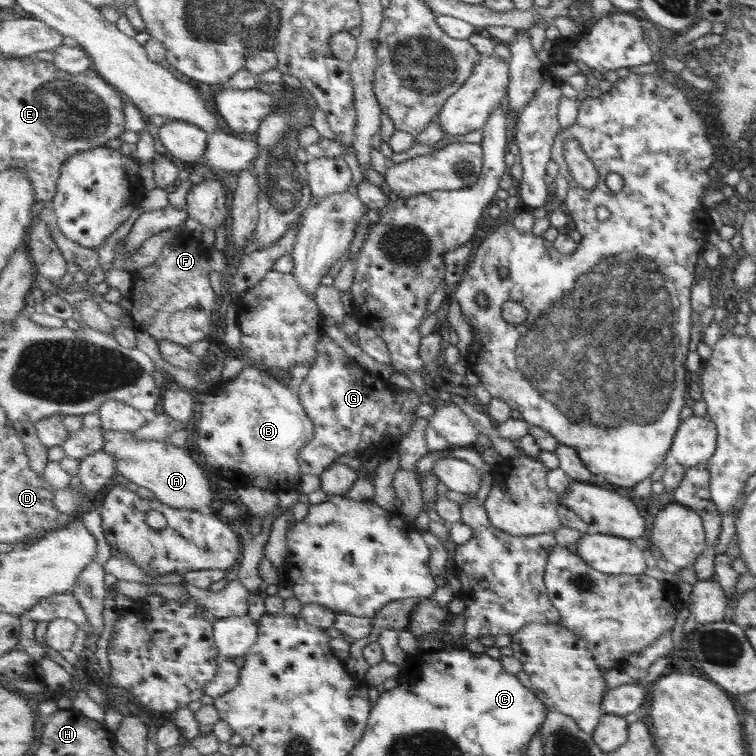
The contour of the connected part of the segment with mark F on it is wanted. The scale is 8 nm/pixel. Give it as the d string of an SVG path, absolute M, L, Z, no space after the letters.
M181 233L164 247L161 257L153 264L143 268L140 274L134 275L134 290L130 295L134 306L130 316L134 320L136 330L156 337L159 341L171 341L181 346L190 347L212 336L212 316L216 311L216 290L210 280L212 266L208 261L212 249L200 239L183 236Z

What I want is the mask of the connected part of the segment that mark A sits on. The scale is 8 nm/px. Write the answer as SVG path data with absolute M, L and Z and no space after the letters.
M104 429L104 433L106 433L106 444L103 450L111 452L117 458L118 472L127 480L129 479L140 487L153 490L158 499L170 506L179 509L215 512L212 504L214 504L214 496L218 489L212 488L212 482L210 482L206 470L190 456L186 448L161 440L137 440L134 432L116 432L116 430Z

